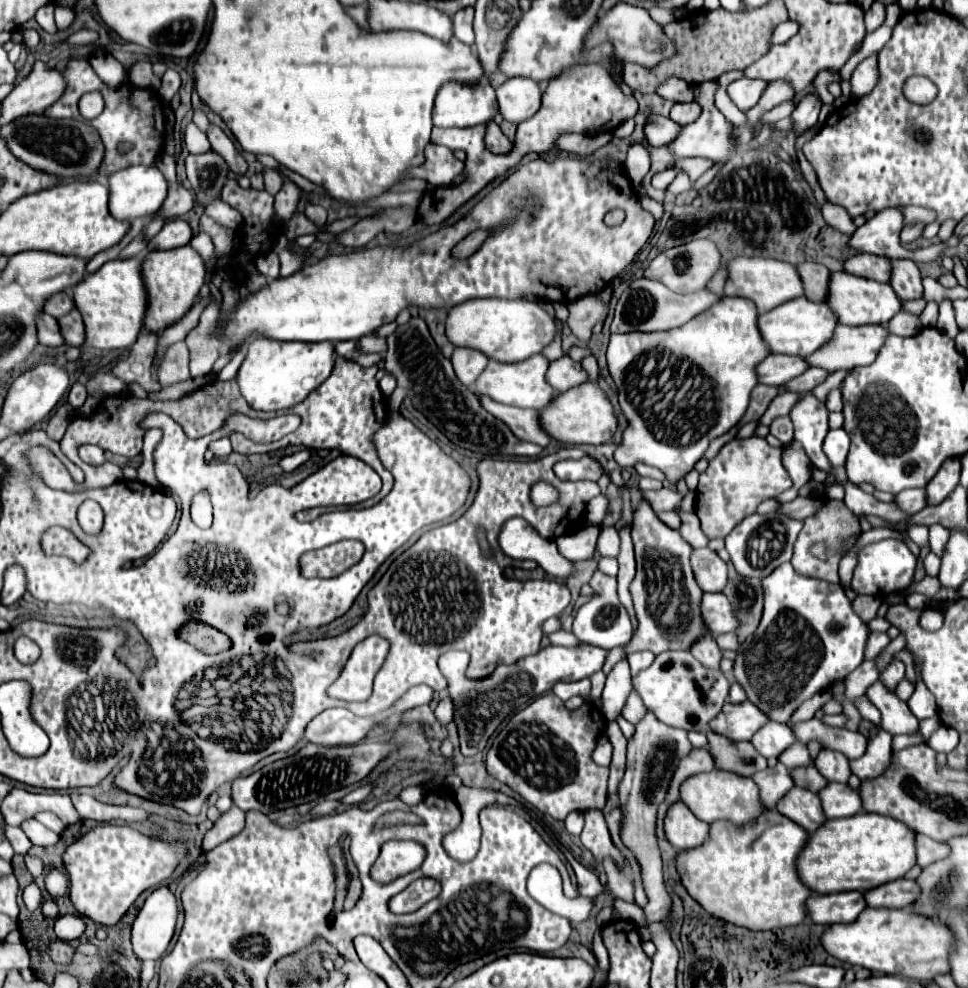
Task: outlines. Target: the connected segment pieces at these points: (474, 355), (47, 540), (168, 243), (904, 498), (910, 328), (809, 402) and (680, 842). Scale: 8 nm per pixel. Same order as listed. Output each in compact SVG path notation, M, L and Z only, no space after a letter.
M457 347L451 355L451 363L453 363L453 369L455 369L455 375L459 377L459 381L463 385L473 385L475 379L479 377L479 373L485 369L487 365L487 357L483 353L479 353L477 349L463 349L463 347Z
M59 527L49 529L43 535L43 549L47 549L47 553L63 553L65 557L71 557L73 561L87 559L87 547L79 543L73 533Z
M171 219L163 225L163 229L149 241L149 251L163 251L163 249L175 249L189 245L193 237L193 231L189 223L181 219Z
M907 489L907 491L901 491L901 493L895 495L893 503L895 503L901 511L913 515L913 513L921 511L921 509L927 505L925 489Z
M899 311L897 317L893 317L893 319L887 323L887 331L891 331L893 335L899 335L899 337L911 337L911 335L919 333L919 329L921 329L919 317L909 315L909 313L905 313L905 311Z
M807 391L793 405L789 415L791 415L791 421L795 425L795 439L803 445L811 463L823 471L831 471L831 465L821 449L823 439L829 431L829 427L827 427L829 411L823 405L823 401L819 401L813 395L813 391Z
M675 801L667 809L663 829L667 841L679 851L687 851L701 845L709 833L709 825L699 821L683 801Z

